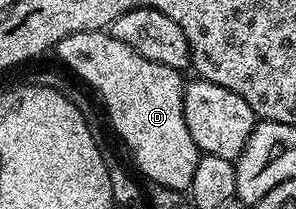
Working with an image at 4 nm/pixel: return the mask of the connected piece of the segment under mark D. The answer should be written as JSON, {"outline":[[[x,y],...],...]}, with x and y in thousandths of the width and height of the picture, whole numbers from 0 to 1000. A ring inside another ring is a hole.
{"outline":[[[331,139],[220,167],[179,254],[270,368],[264,383],[284,411],[311,407],[334,440],[392,646],[429,689],[459,799],[500,847],[500,871],[608,914],[642,909],[679,737],[666,684],[652,684],[652,646],[639,646],[618,545],[622,354],[557,321],[557,301],[490,282],[490,263],[449,244],[449,225],[409,206],[409,187]]]}

